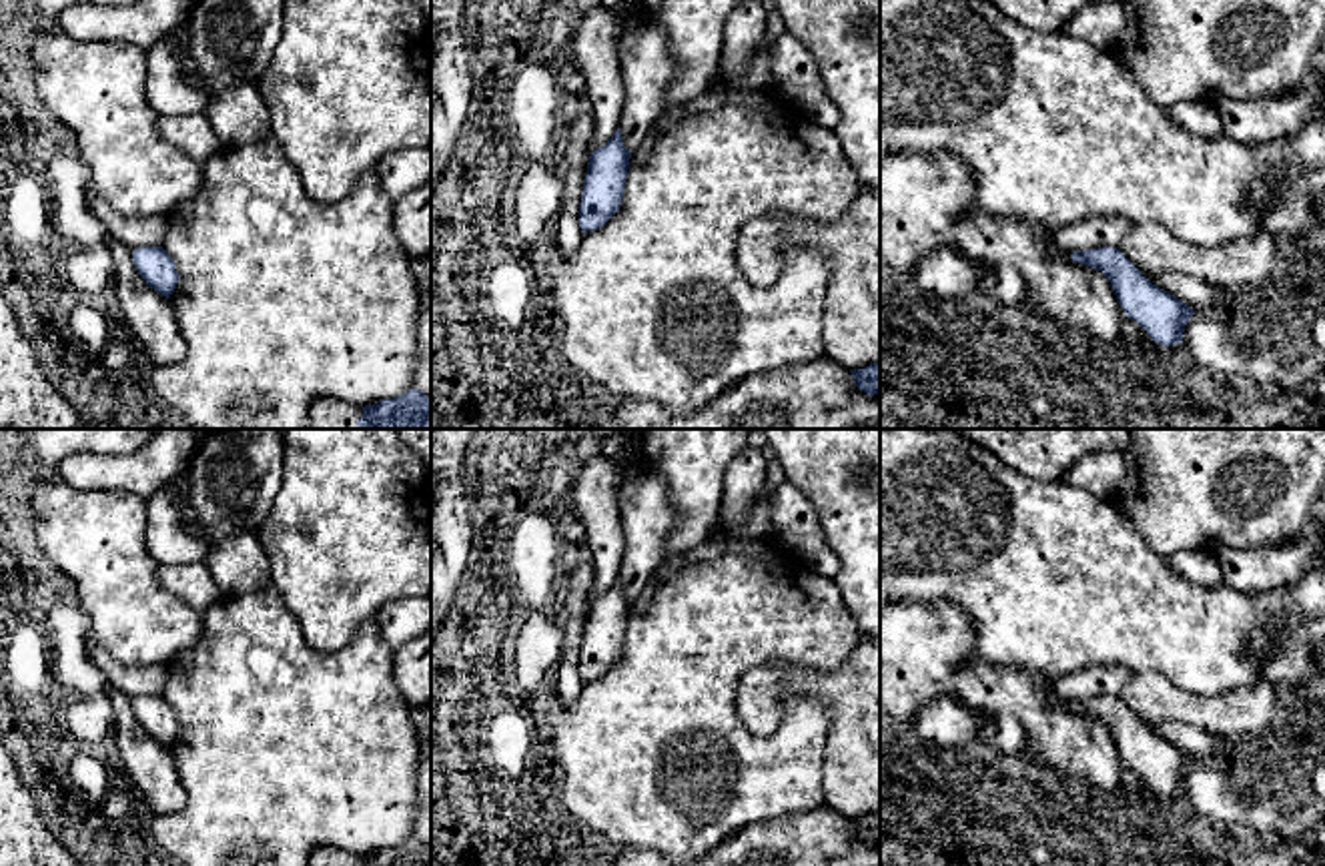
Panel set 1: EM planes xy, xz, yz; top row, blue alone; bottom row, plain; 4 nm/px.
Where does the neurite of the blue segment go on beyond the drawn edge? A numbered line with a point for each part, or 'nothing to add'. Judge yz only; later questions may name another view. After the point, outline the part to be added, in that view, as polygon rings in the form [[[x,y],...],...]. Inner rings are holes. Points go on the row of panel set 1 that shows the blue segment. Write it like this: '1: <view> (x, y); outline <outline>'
nothing to add

